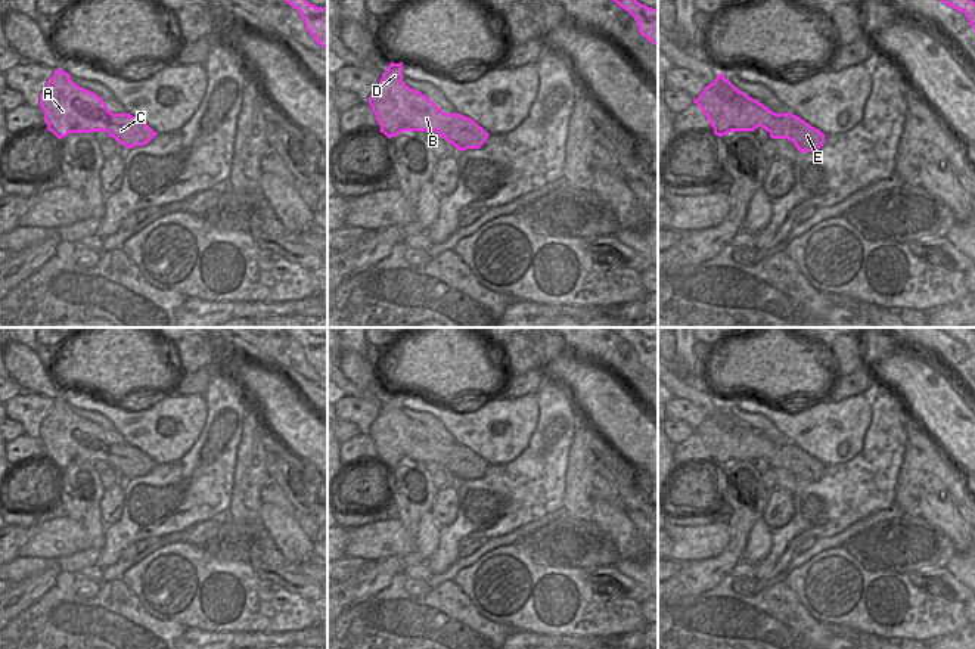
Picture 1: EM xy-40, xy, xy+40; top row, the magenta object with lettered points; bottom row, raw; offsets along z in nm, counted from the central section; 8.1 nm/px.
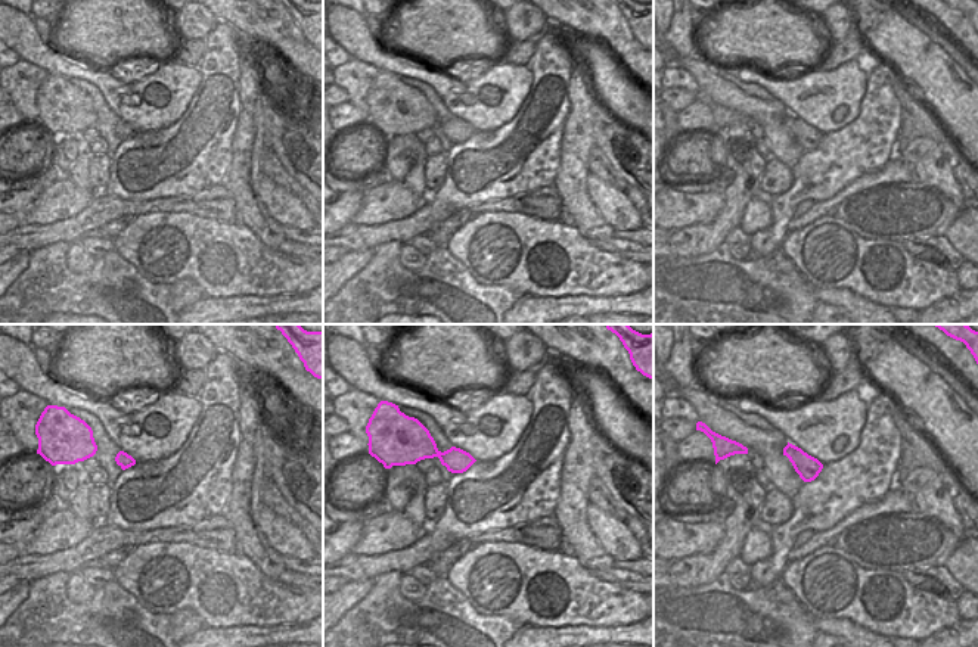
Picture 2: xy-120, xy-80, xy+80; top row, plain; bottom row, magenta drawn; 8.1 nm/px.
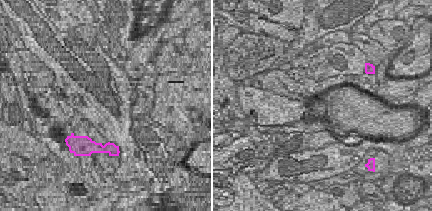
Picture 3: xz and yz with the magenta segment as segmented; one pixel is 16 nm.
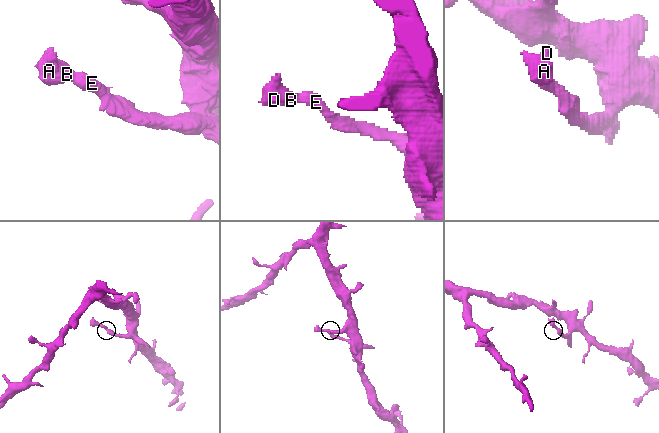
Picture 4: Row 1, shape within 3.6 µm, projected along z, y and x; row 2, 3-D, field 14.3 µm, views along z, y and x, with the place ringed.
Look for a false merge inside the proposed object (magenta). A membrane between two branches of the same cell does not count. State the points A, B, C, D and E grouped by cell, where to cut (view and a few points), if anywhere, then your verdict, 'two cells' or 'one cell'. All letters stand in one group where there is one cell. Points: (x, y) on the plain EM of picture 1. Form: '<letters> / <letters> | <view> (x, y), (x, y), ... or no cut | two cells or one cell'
A B C D E | no cut | one cell

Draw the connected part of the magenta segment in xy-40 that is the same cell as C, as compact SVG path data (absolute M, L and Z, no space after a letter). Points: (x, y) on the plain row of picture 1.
M55 400L40 425L44 453L59 471L71 463L106 462L131 479L148 475L155 463L145 451L130 444L112 444L102 428L77 416L71 406Z

